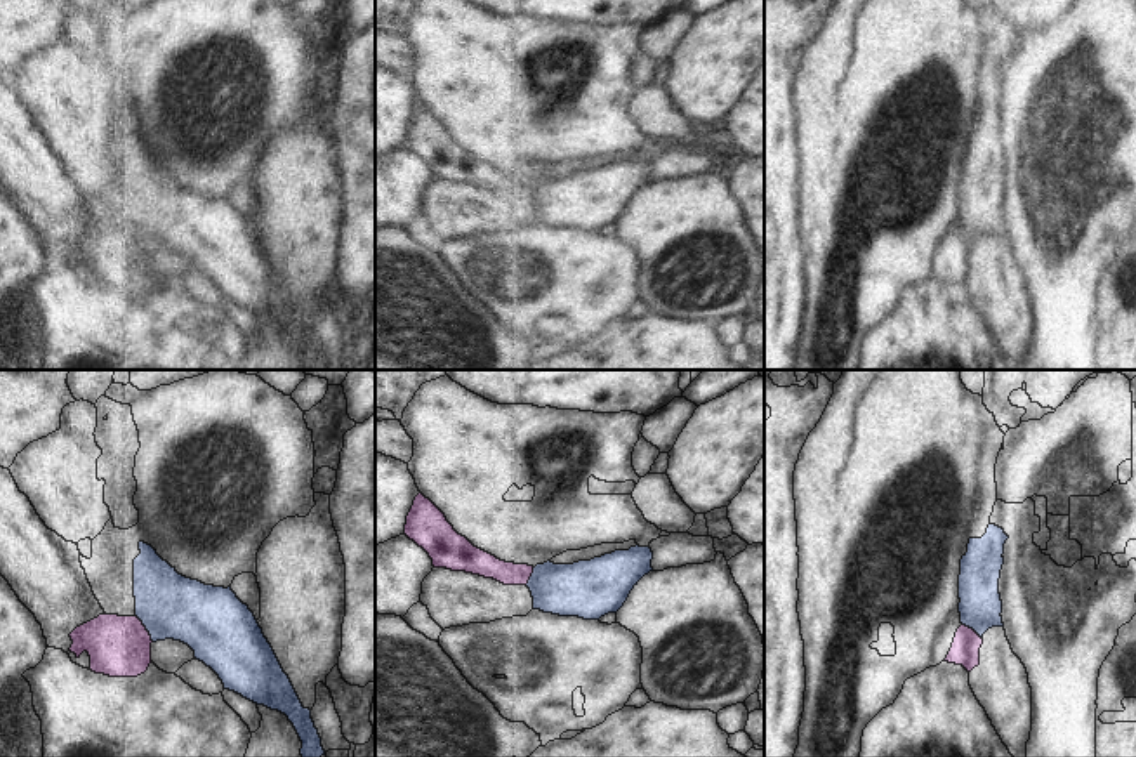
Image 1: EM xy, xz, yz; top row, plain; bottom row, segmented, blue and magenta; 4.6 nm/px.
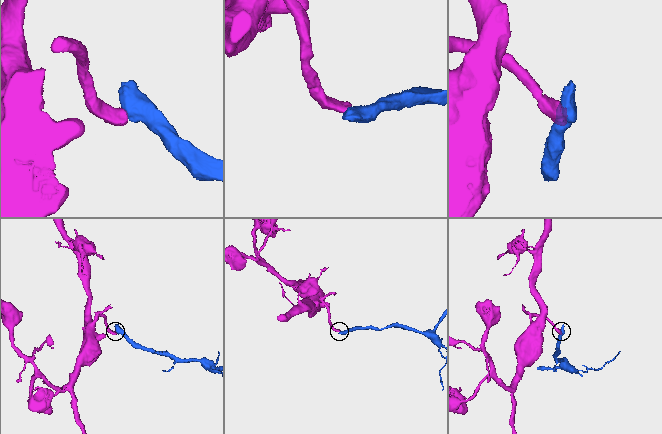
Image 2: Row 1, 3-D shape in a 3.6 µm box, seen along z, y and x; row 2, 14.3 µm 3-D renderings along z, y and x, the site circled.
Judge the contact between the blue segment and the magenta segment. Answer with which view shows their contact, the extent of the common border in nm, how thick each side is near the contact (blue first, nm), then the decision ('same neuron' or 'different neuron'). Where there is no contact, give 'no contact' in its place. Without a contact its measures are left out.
xy | 150 nm | 300/280 nm | different neuron

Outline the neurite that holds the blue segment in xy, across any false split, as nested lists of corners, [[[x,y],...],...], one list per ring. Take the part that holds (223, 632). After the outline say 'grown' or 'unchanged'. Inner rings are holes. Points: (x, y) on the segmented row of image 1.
[[[139,542],[139,550],[141,554],[134,559],[135,616],[149,632],[151,641],[174,639],[188,644],[195,658],[219,675],[224,689],[285,714],[302,741],[302,757],[325,755],[311,710],[302,707],[248,606],[236,597],[231,587],[205,585],[179,575],[151,545]]] | unchanged

